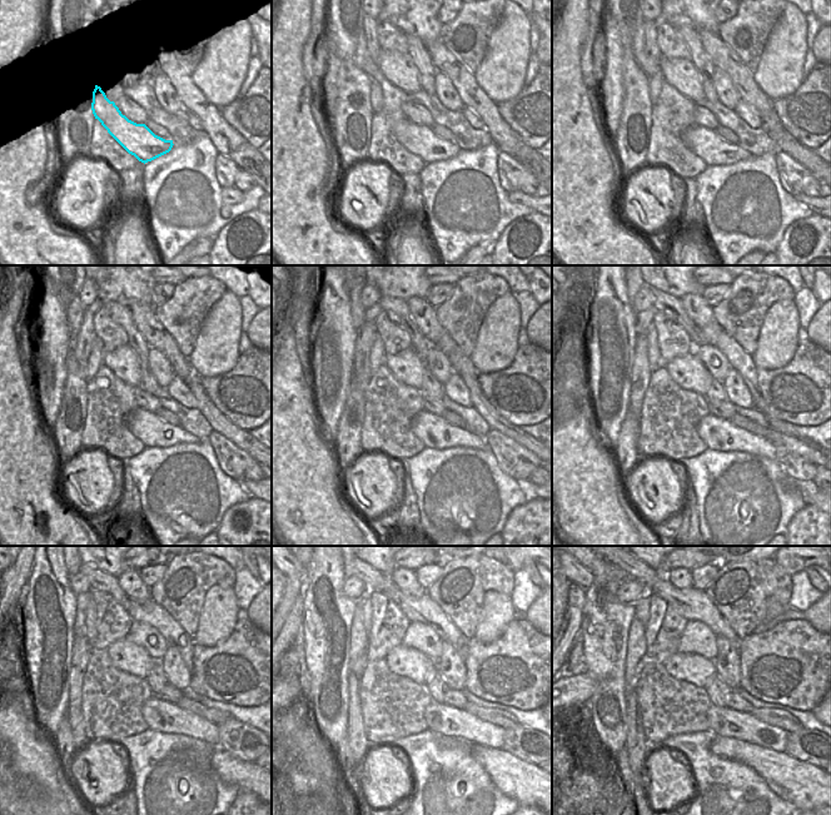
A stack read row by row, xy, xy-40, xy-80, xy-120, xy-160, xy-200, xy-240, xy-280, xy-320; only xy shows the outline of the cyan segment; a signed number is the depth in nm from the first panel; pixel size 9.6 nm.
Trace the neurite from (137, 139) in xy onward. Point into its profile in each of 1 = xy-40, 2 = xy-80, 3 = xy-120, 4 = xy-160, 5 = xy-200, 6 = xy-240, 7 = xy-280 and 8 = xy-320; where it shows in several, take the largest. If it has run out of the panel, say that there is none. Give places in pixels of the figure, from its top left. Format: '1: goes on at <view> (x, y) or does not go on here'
1: goes on at xy-40 (419, 140)
2: goes on at xy-80 (706, 144)
3: goes on at xy-120 (145, 426)
4: goes on at xy-160 (437, 433)
5: goes on at xy-200 (720, 435)
6: goes on at xy-240 (159, 715)
7: goes on at xy-280 (449, 721)
8: goes on at xy-320 (723, 721)

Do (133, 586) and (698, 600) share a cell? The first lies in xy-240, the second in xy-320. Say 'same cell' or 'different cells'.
different cells

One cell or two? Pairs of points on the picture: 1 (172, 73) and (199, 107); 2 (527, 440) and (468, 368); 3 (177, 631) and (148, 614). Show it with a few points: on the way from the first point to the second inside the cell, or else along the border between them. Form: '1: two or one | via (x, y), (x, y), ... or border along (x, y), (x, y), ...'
1: one | via (180, 82), (193, 98)
2: one | via (507, 428), (481, 404), (474, 388)
3: one | via (169, 629), (155, 616)

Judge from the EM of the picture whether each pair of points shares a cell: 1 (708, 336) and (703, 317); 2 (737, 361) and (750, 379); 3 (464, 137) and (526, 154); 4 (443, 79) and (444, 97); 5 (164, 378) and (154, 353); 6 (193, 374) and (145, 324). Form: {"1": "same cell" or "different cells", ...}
{"1": "different cells", "2": "same cell", "3": "different cells", "4": "same cell", "5": "same cell", "6": "same cell"}

